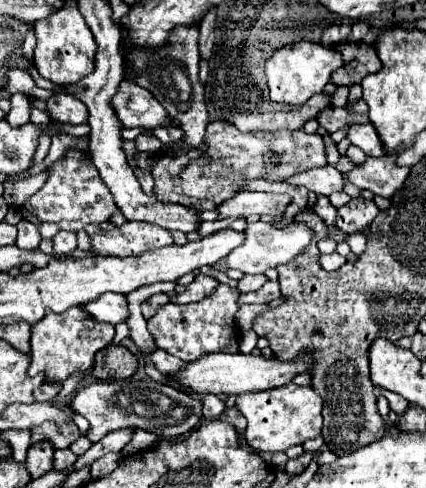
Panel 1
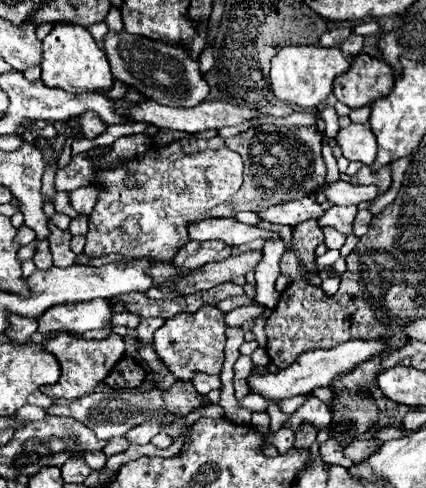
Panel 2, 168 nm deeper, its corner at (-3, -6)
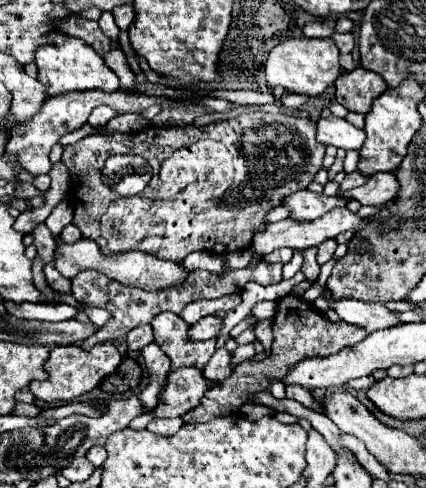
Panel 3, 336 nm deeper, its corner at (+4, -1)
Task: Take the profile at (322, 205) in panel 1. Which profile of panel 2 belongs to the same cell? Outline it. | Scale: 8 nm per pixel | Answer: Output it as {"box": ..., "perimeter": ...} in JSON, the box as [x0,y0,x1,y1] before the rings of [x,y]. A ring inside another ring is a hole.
{"box":[323,228,345,250],"perimeter":[[[323,228],[323,236],[325,236],[325,246],[329,250],[339,250],[345,244],[345,236],[339,234],[335,228]]]}

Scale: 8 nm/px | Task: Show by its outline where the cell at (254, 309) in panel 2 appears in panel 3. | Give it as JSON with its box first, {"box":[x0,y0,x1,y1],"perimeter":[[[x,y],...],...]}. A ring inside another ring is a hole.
{"box":[190,315,224,341],"perimeter":[[[208,315],[208,317],[200,319],[196,325],[190,327],[190,333],[192,333],[190,339],[196,339],[196,341],[210,339],[210,337],[214,337],[214,335],[220,333],[222,323],[224,323],[224,321],[222,321],[220,317],[216,317],[216,315]]]}

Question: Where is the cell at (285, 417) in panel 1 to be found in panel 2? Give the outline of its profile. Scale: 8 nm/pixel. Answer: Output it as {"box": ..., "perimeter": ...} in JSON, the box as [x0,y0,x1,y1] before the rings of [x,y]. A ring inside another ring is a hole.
{"box":[285,394,331,432],"perimeter":[[[307,394],[305,404],[291,414],[291,420],[285,424],[285,428],[291,428],[295,432],[303,422],[311,422],[317,430],[323,430],[331,424],[331,412],[319,398],[315,398],[313,394]]]}

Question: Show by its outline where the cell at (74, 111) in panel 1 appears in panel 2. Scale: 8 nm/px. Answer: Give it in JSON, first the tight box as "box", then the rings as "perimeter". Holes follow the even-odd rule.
{"box":[79,112,107,138],"perimeter":[[[85,112],[79,116],[79,120],[81,120],[81,132],[85,138],[97,138],[107,128],[107,126],[103,126],[103,120],[99,120],[99,116],[95,116],[95,112]]]}

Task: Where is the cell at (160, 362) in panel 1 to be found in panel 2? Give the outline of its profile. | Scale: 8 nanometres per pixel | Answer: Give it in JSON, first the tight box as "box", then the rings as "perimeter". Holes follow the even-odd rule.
{"box":[193,374,221,394],"perimeter":[[[197,374],[193,378],[193,386],[199,394],[209,394],[211,390],[221,390],[221,380],[219,376],[207,376],[207,374]]]}

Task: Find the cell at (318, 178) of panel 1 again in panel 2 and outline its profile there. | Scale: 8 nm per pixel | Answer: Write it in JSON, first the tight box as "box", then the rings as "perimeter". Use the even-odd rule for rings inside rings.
{"box":[321,182,379,206],"perimeter":[[[335,182],[331,186],[321,188],[323,194],[327,194],[327,200],[331,204],[339,204],[339,206],[349,206],[349,204],[359,204],[359,202],[367,202],[367,200],[375,200],[379,194],[379,188],[375,186],[353,186],[349,182]]]}

